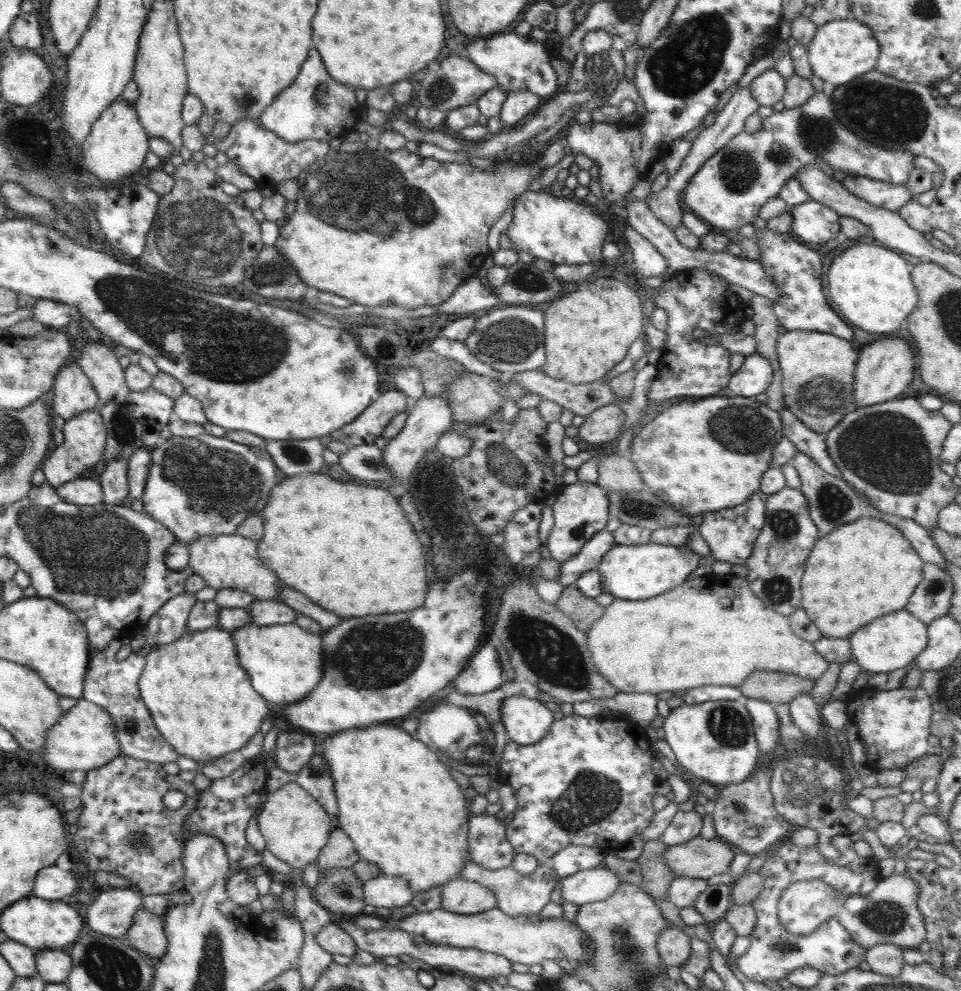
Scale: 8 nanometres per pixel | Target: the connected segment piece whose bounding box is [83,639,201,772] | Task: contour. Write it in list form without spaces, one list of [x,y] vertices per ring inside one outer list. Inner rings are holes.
[[[121,639],[112,640],[104,650],[90,657],[88,671],[84,678],[83,697],[96,706],[102,706],[110,714],[112,724],[116,726],[118,746],[122,755],[161,765],[167,762],[182,763],[185,770],[198,772],[201,764],[187,757],[182,759],[181,754],[178,754],[170,743],[164,740],[160,731],[154,728],[152,716],[142,700],[138,686],[138,680],[146,664],[146,657],[131,652],[128,657],[119,661],[116,656],[121,645]]]

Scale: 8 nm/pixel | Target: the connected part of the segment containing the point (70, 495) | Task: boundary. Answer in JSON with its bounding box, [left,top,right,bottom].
[55,477,103,506]

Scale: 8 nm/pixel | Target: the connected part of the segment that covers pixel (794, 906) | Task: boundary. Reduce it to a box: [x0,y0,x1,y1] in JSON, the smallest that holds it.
[777,873,926,950]

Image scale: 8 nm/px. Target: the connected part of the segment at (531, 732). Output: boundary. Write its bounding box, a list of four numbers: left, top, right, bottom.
[500,696,555,744]

